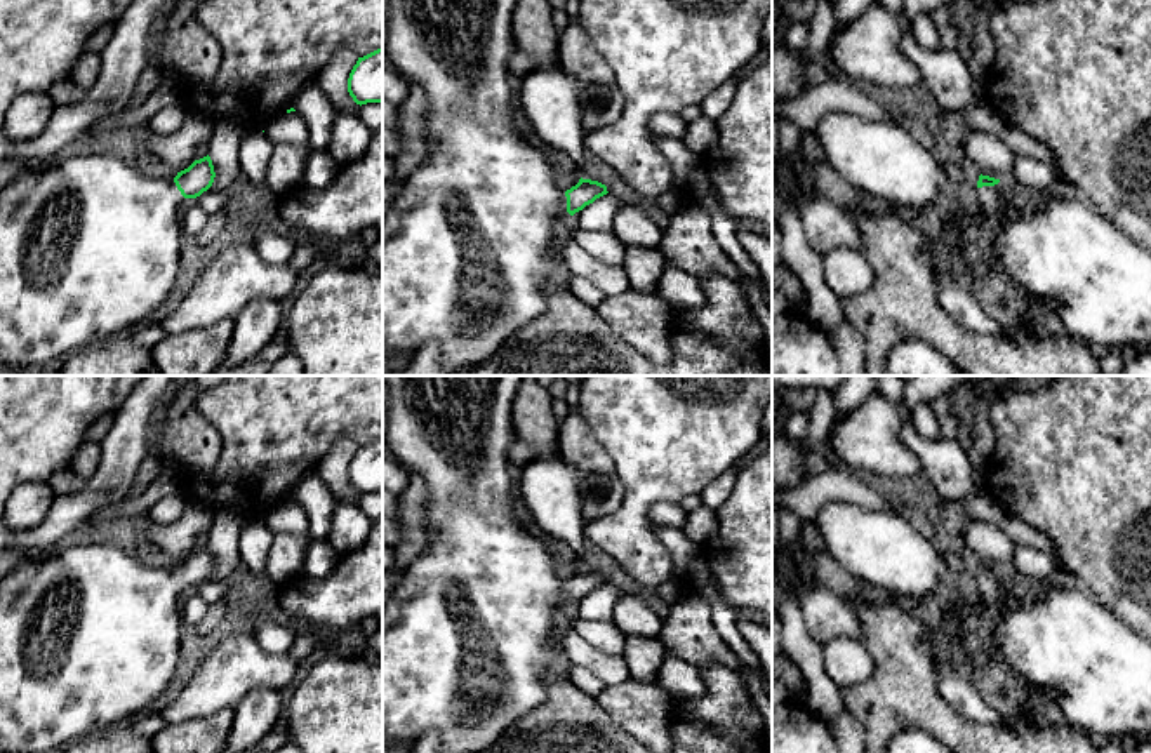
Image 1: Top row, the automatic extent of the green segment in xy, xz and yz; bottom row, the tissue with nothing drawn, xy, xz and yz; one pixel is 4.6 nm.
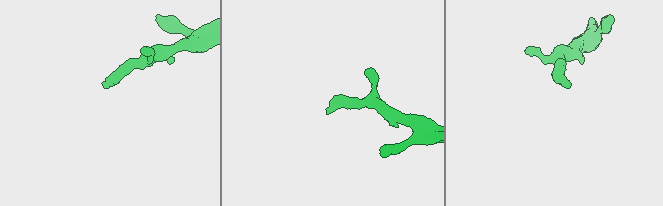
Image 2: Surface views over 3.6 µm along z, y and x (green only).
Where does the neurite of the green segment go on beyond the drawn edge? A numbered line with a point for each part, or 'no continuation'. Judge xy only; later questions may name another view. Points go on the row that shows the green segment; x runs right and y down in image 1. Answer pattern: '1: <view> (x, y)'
1: xy (89, 246)

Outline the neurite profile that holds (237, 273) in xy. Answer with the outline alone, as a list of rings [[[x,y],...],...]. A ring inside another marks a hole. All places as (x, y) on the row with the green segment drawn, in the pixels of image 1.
[[[228,243],[198,271],[181,304],[160,322],[165,334],[233,322],[254,297],[287,299],[297,282],[297,273],[287,264],[266,263],[249,243]]]

